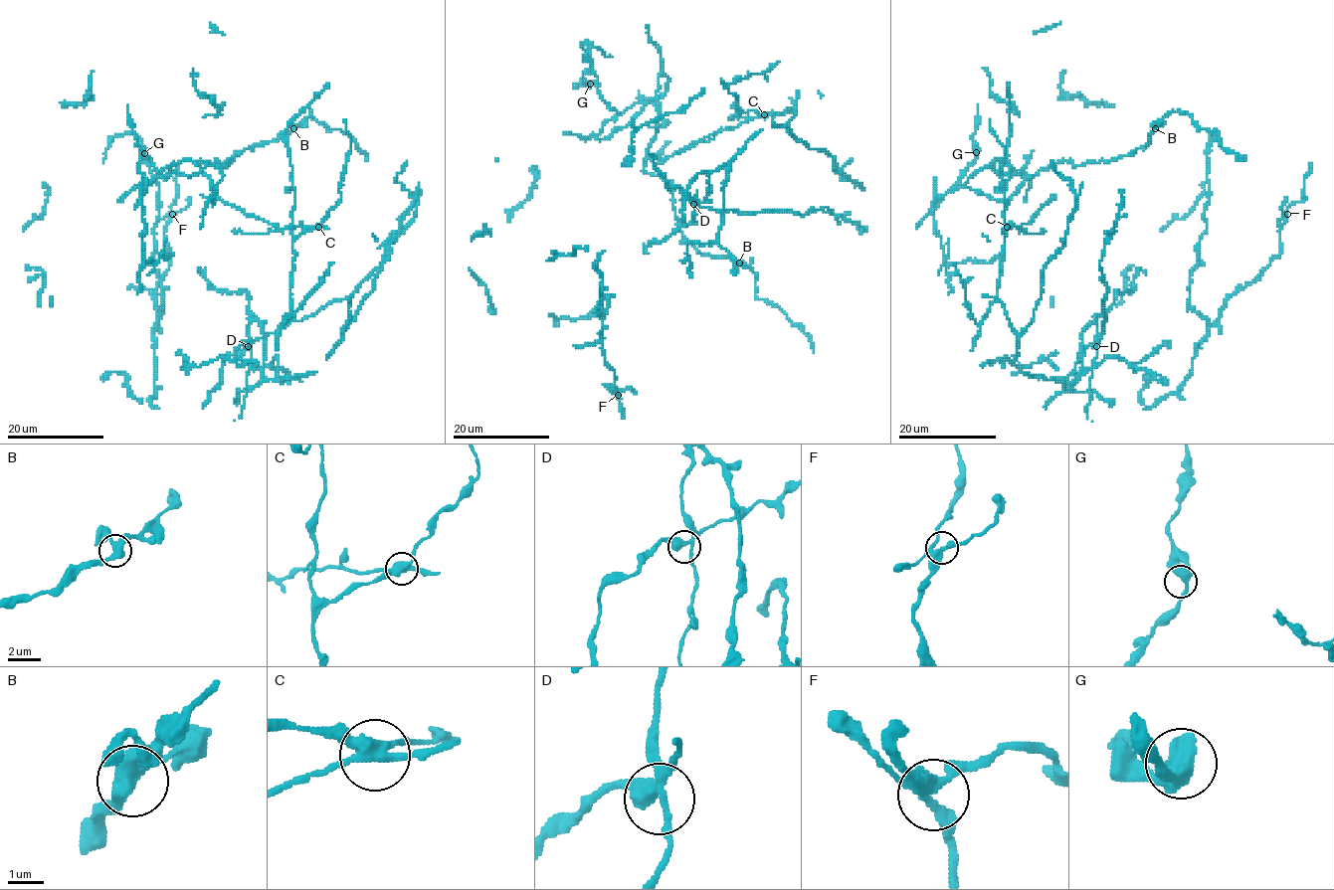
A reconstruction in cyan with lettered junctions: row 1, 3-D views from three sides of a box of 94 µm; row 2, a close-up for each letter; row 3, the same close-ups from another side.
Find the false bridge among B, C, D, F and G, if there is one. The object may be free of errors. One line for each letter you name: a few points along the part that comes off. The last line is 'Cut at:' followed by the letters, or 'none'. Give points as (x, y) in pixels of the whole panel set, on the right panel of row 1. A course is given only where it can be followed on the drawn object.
C: Course of the part to remove: (1006, 227), (1021, 229), (1052, 194)
Cut at: C

